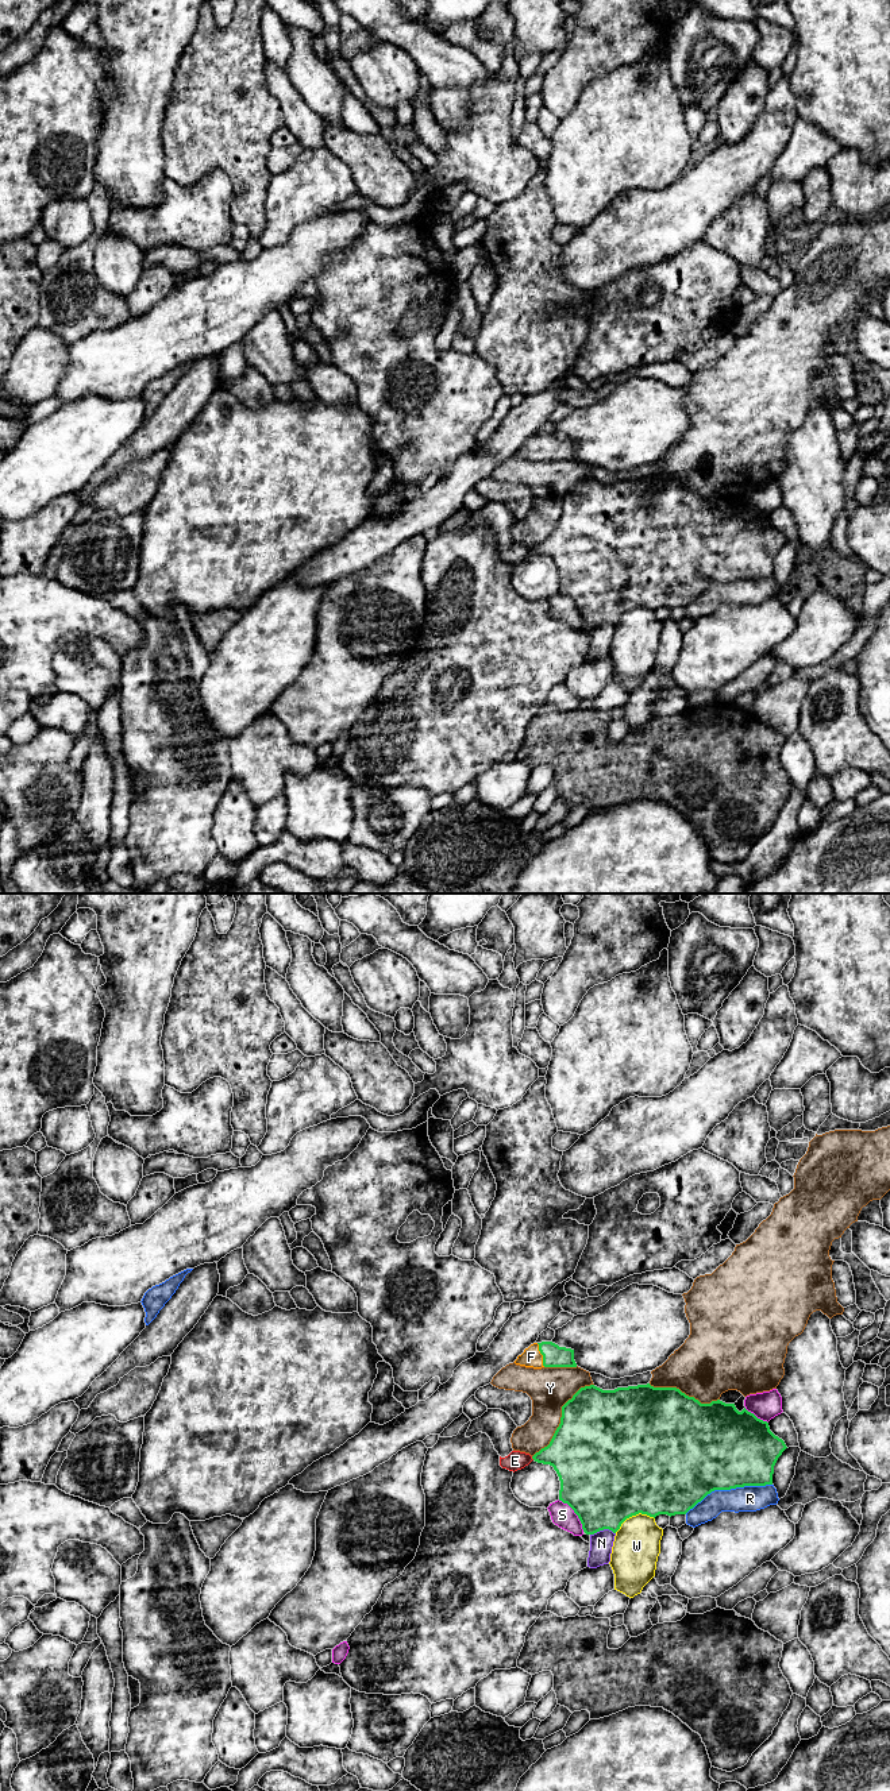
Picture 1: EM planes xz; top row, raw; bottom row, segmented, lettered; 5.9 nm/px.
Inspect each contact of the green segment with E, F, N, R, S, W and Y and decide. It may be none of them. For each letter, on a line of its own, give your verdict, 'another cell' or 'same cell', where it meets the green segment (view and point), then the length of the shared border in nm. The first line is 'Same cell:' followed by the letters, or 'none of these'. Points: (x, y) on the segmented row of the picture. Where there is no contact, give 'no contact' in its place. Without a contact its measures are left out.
Same cell: F
E: another cell; contact xz (532, 1458); length 30 nm
F: same cell; contact xz (542, 1354); length 150 nm
N: another cell; contact xz (603, 1529); length 150 nm
R: another cell; contact xz (728, 1489); length 550 nm
S: another cell; contact xz (574, 1512); length 240 nm
W: another cell; contact xz (634, 1514); length 260 nm
Y: another cell; contact xz (561, 1417); length 550 nm

